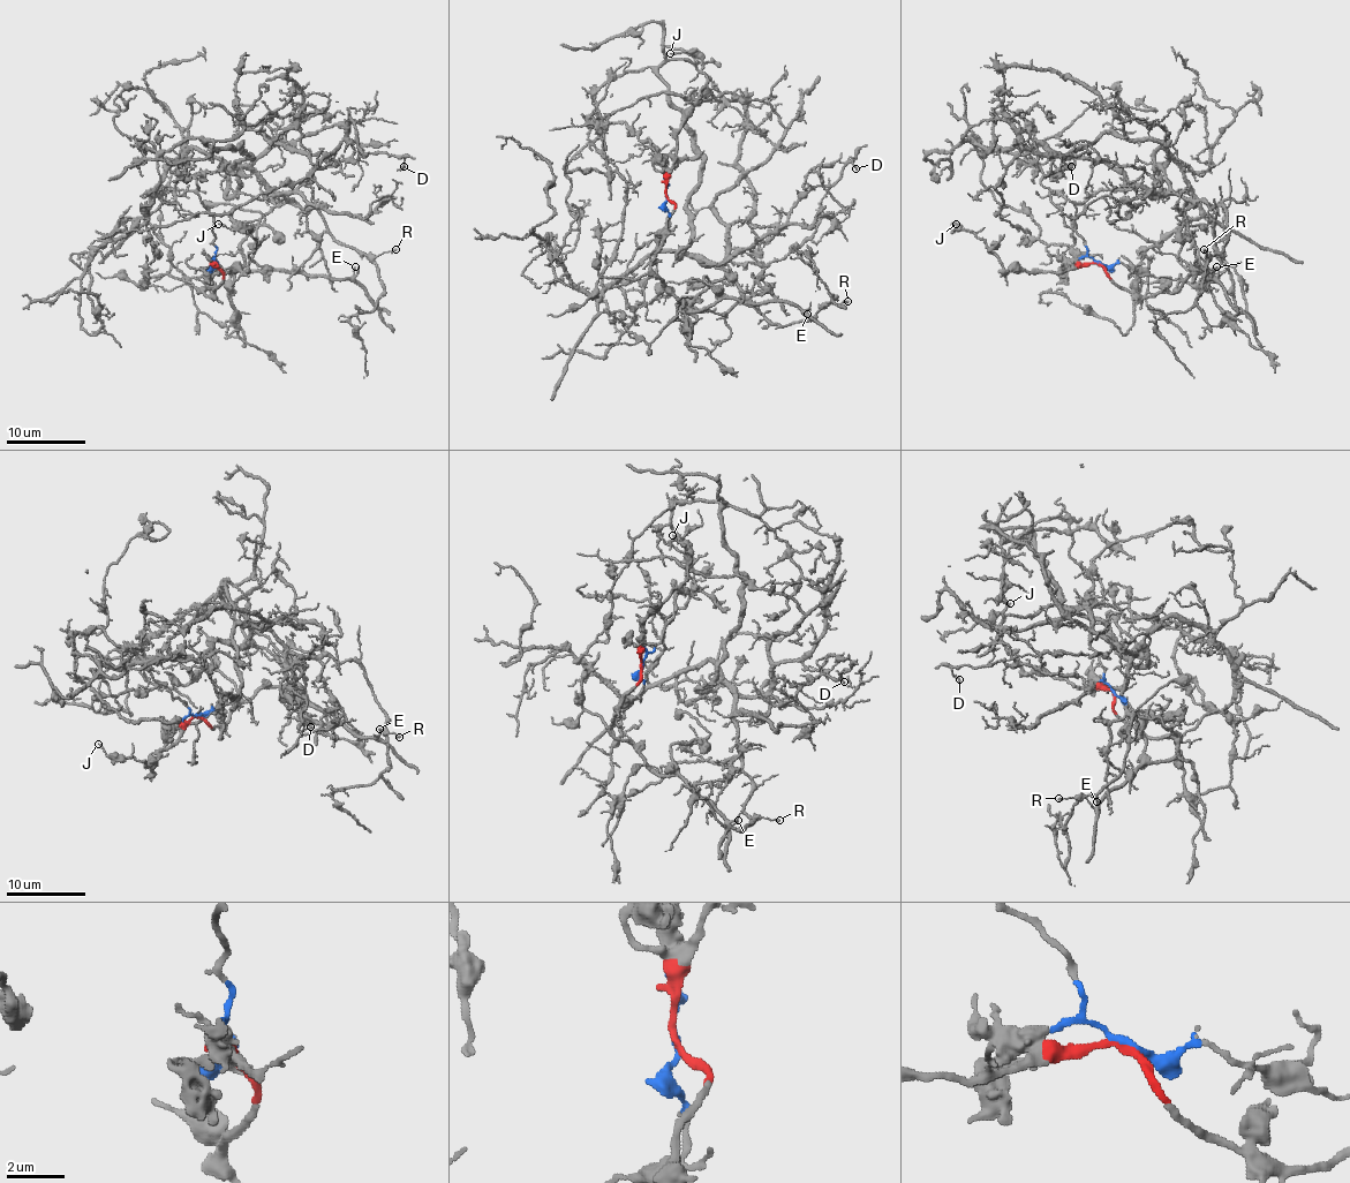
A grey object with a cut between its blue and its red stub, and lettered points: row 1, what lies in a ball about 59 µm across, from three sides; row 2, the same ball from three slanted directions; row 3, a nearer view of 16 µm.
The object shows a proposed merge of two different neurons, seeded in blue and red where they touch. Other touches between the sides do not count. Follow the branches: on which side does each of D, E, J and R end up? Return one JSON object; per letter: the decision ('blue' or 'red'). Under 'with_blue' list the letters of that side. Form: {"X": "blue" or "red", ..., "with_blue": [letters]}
{"D": "blue", "E": "red", "J": "red", "R": "blue", "with_blue": ["D", "R"]}

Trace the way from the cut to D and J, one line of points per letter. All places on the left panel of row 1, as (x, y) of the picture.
D: (213, 262), (196, 180), (143, 150), (239, 147), (226, 195), (235, 167), (291, 194), (363, 155), (405, 166)
J: (213, 262), (224, 272), (241, 272), (255, 242), (249, 231), (218, 223)

